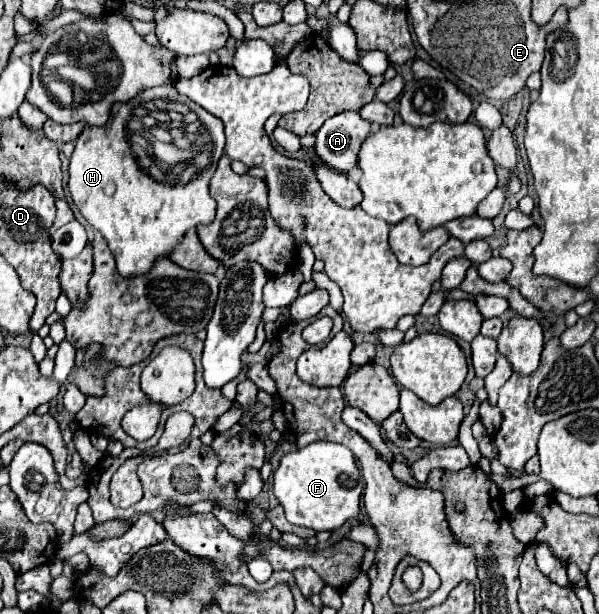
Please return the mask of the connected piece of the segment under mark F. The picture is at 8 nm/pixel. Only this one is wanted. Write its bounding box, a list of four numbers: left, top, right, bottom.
[273,442,363,530]

